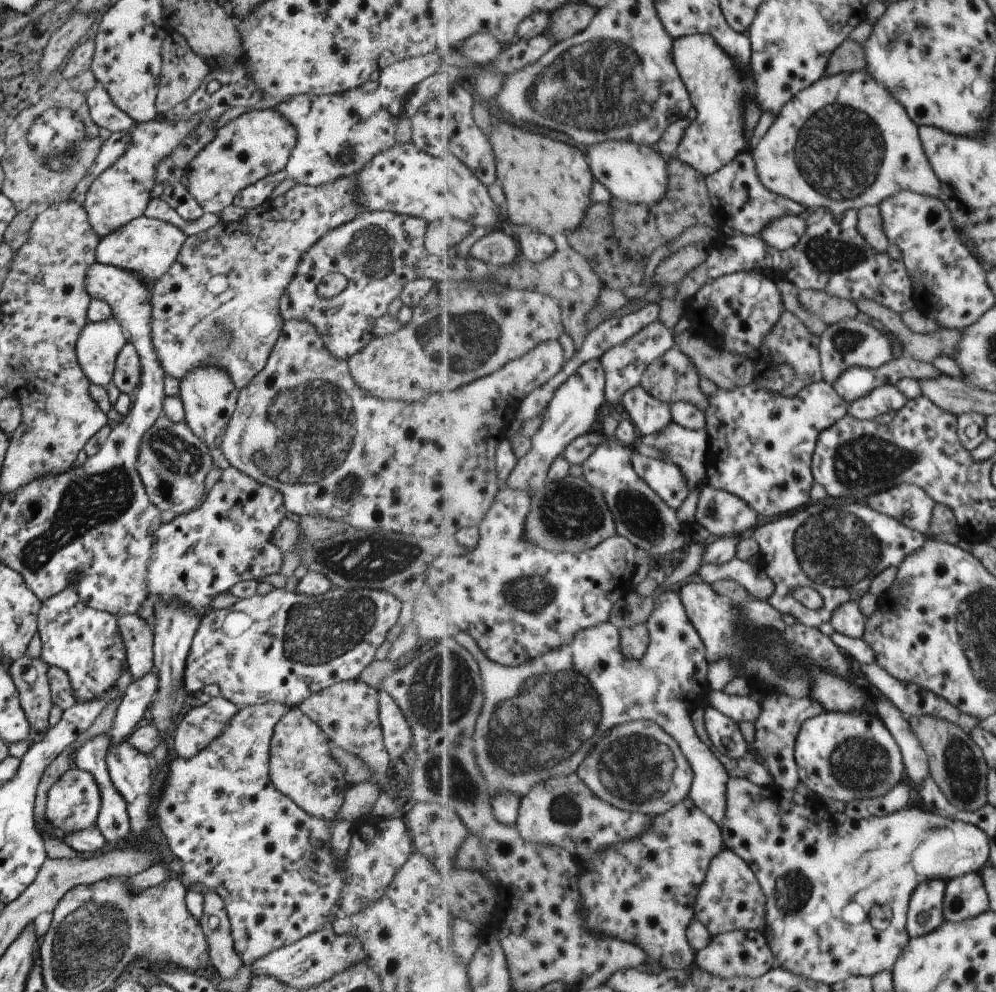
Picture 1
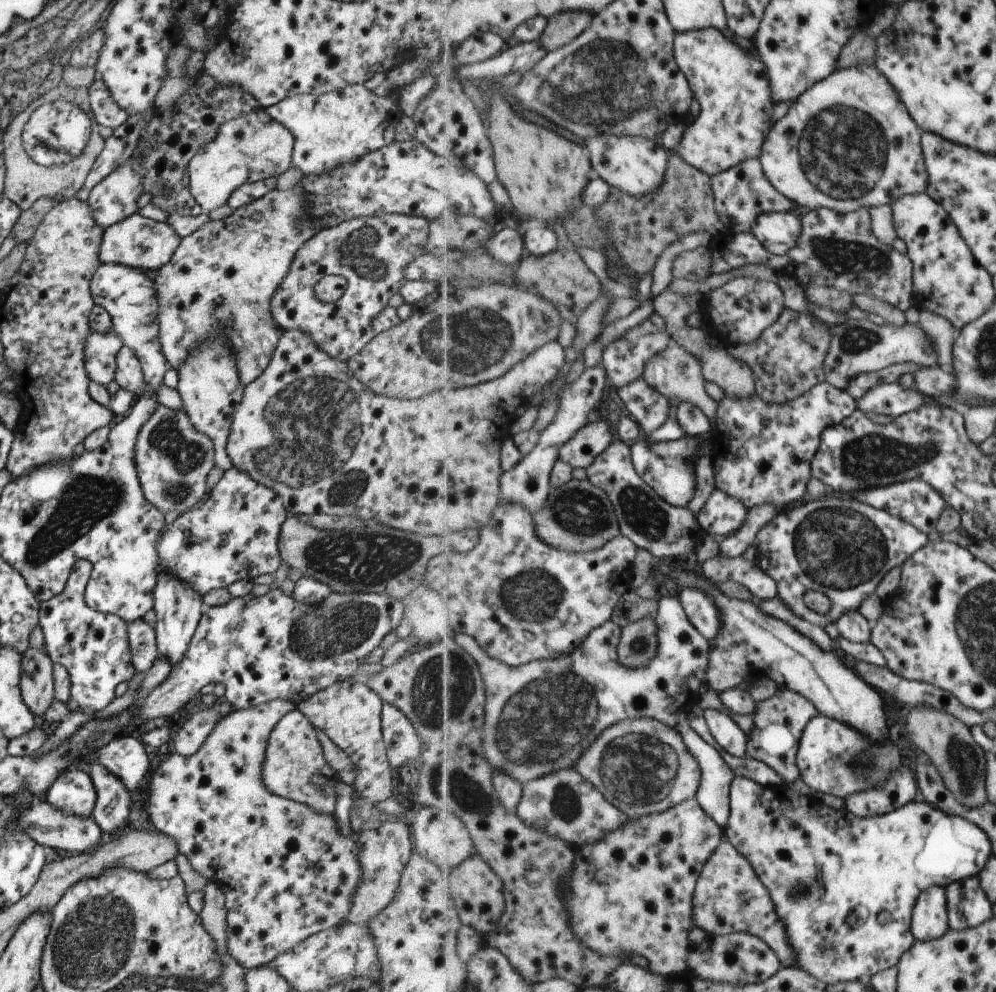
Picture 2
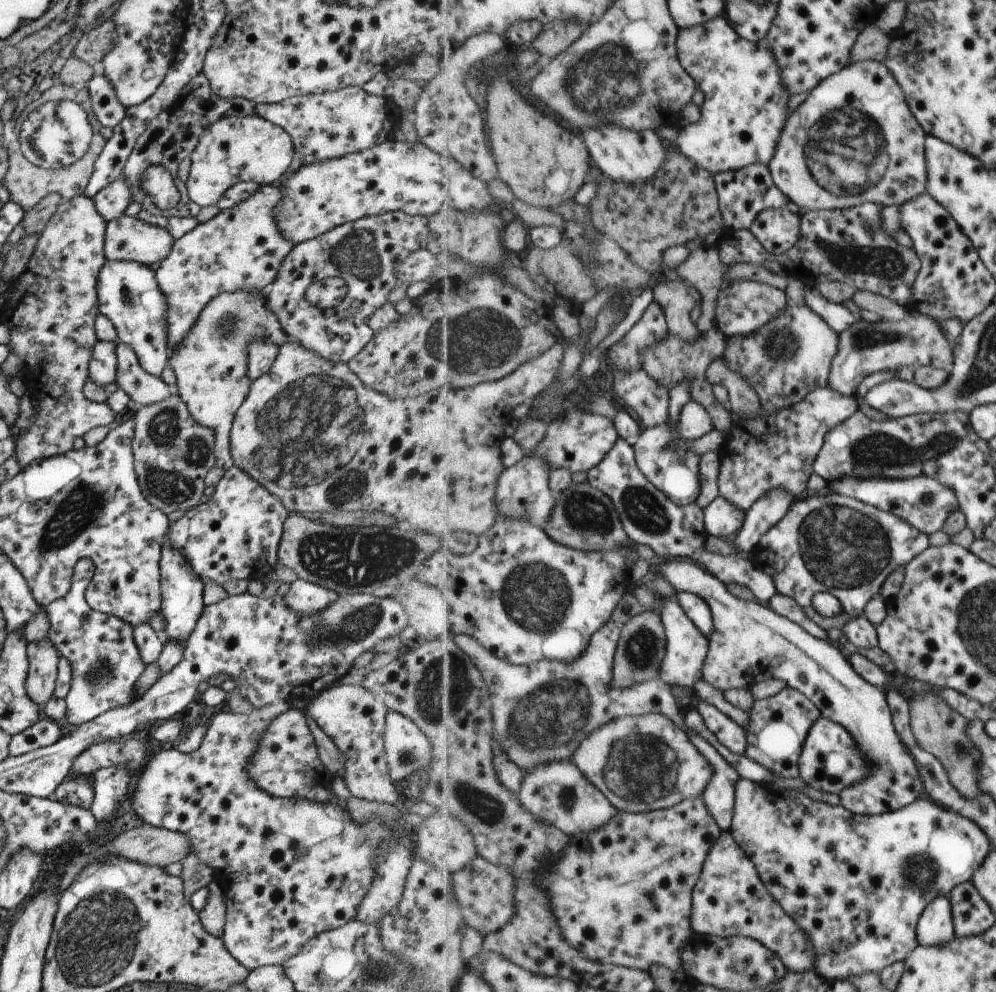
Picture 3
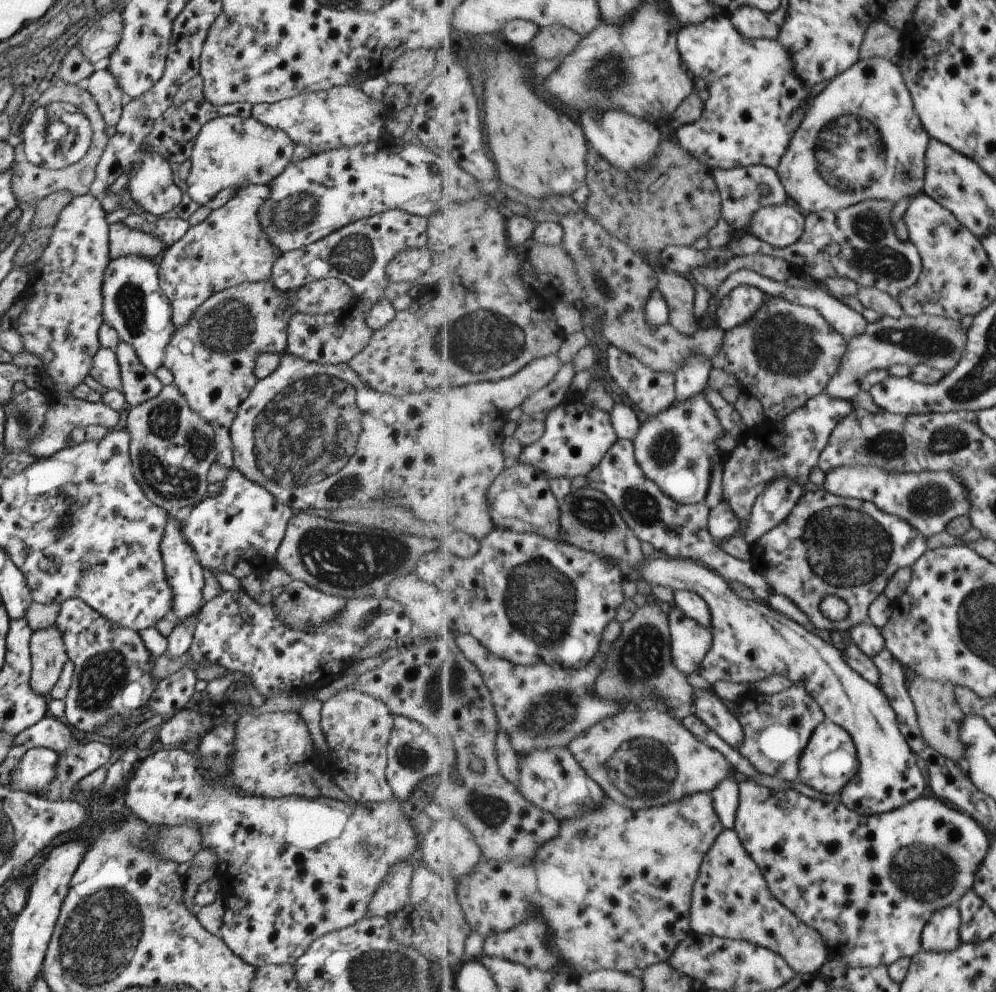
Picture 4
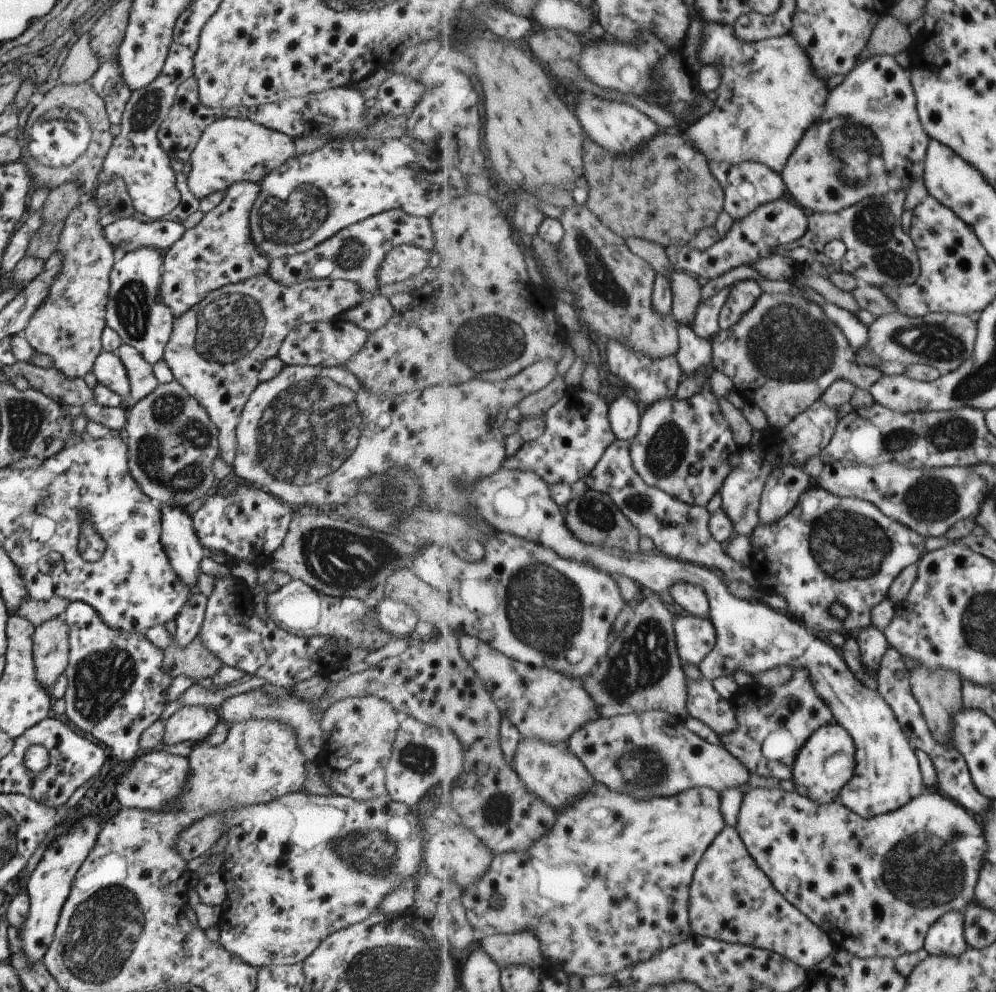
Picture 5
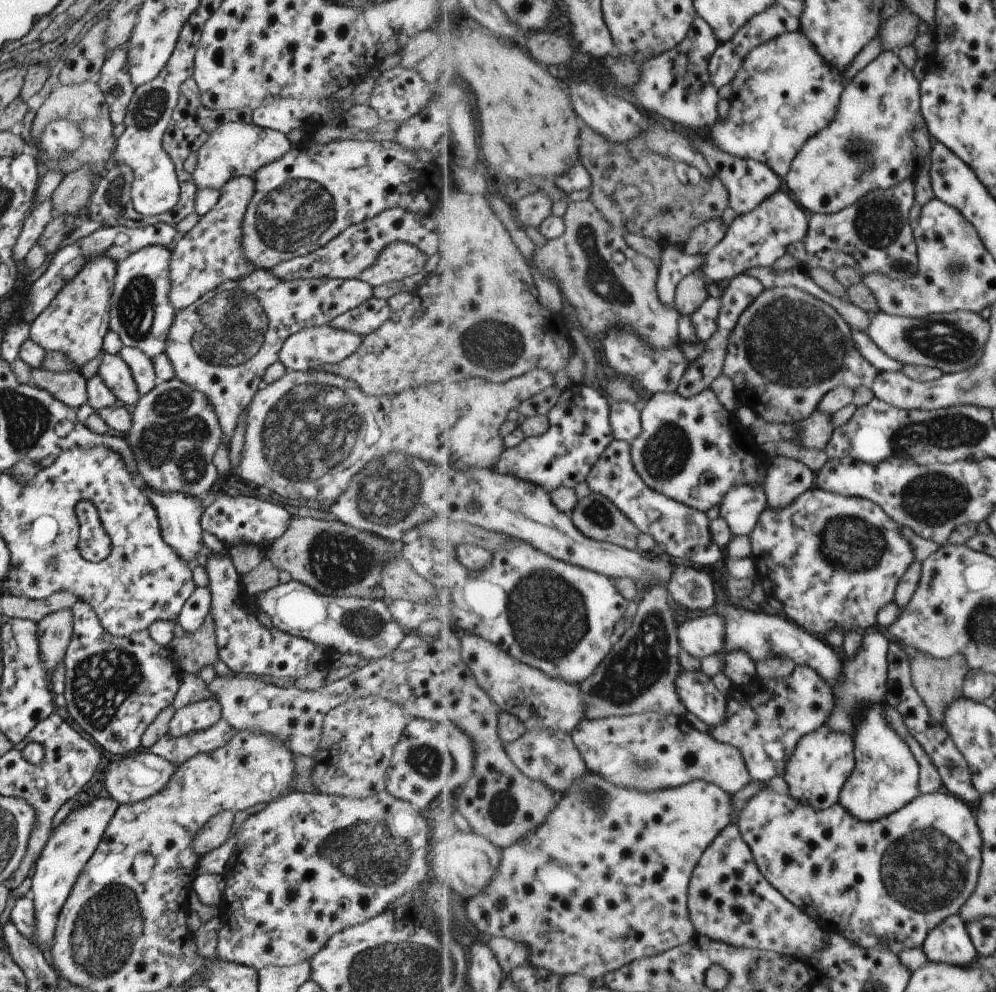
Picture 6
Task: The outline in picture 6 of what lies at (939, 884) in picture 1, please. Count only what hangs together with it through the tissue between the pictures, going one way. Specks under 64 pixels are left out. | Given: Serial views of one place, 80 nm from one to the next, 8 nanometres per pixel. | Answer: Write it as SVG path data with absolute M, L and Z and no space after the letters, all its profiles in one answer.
M960 915L947 918L941 926L931 930L923 948L933 962L951 962L961 966L973 966L980 956Z

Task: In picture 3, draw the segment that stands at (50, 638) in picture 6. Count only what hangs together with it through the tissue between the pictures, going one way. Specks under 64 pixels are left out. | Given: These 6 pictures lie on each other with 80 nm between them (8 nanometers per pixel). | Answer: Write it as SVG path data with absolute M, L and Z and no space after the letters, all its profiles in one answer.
M47 636L28 643L26 655L26 693L33 702L43 706L52 697L61 656Z

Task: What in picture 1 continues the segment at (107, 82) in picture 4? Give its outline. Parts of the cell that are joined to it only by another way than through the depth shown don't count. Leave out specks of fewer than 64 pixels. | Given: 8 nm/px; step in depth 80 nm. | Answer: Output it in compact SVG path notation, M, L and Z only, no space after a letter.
M99 84L88 90L86 105L91 120L98 127L106 128L111 133L132 129L135 124L133 119L130 119L111 102L107 92Z

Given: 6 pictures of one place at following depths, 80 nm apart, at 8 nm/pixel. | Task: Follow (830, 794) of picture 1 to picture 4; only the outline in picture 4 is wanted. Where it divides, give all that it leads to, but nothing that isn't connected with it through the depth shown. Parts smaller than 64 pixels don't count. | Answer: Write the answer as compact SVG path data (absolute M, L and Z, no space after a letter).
M827 718L813 733L800 760L800 780L824 795L841 794L860 772L860 758L852 734Z

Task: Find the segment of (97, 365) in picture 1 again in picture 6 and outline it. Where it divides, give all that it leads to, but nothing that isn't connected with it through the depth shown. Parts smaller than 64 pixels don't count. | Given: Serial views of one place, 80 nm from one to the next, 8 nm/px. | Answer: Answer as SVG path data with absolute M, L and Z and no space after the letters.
M103 354L96 374L118 402L129 406L138 402L140 396L137 394L129 368L118 355Z

